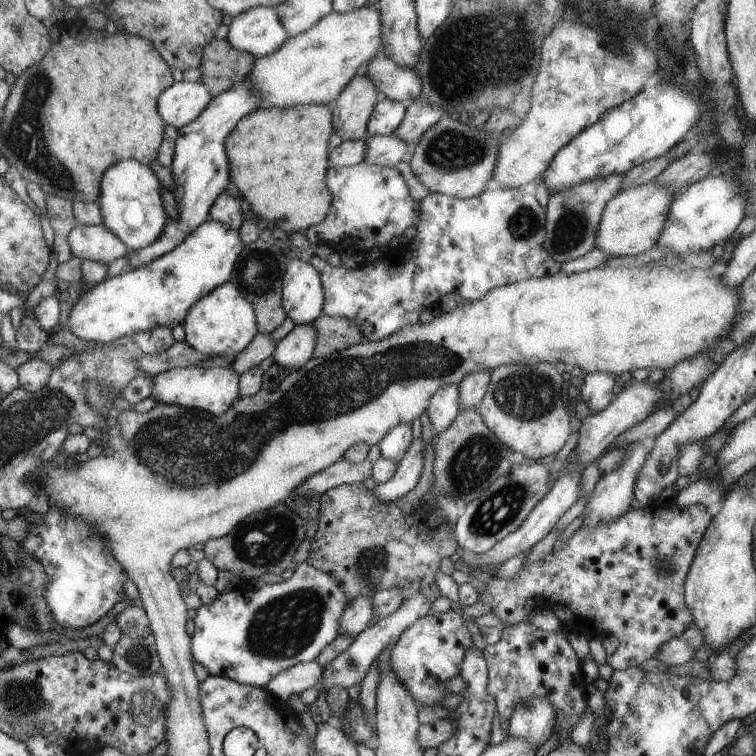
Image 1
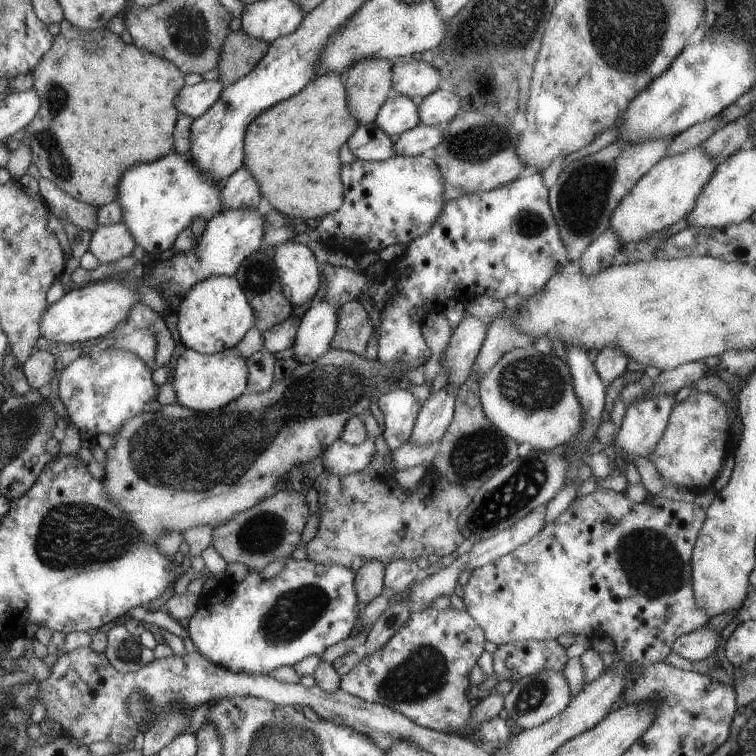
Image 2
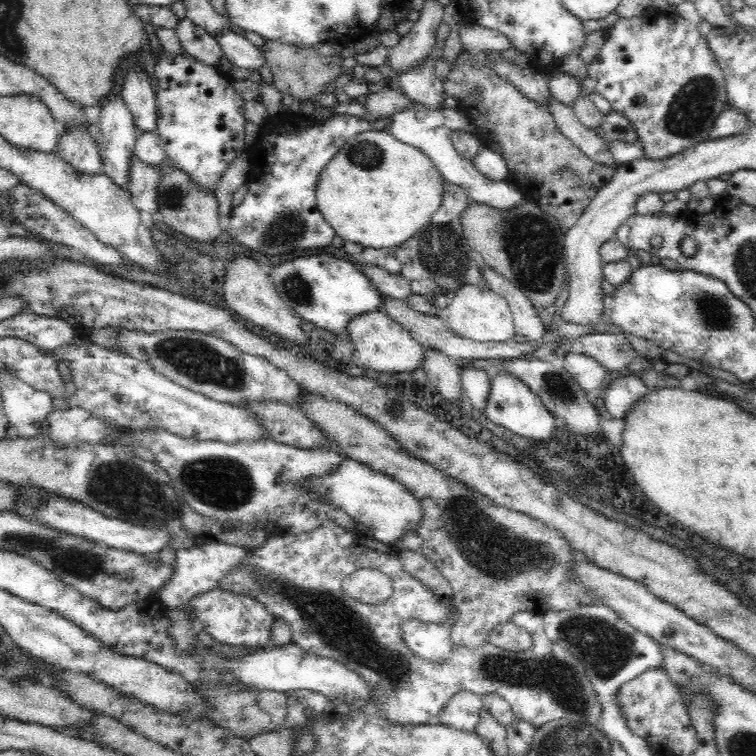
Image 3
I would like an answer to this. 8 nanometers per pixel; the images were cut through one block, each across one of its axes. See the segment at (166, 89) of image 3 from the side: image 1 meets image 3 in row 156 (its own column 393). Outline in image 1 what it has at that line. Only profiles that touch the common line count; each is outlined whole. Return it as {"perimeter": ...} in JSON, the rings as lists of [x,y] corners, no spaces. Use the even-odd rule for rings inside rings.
{"perimeter":[[[365,162],[351,168],[329,168],[327,170],[327,188],[333,194],[331,210],[321,224],[307,228],[303,234],[313,246],[329,246],[333,252],[359,252],[367,254],[373,248],[381,248],[389,238],[405,232],[411,224],[419,222],[417,202],[409,198],[409,188],[403,180],[403,174],[395,168],[377,168],[367,166]]]}

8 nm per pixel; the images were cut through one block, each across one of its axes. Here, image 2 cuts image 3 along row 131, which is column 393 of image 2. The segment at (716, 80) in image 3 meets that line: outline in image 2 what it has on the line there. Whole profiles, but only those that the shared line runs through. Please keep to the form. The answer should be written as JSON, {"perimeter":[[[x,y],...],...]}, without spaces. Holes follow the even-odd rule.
{"perimeter":[[[427,606],[409,616],[409,620],[389,638],[389,642],[371,656],[361,658],[345,676],[339,688],[369,704],[387,706],[397,714],[407,716],[421,728],[467,738],[481,750],[495,754],[495,750],[509,744],[513,738],[511,722],[505,714],[497,714],[481,724],[473,724],[473,708],[469,708],[469,672],[477,664],[485,632],[465,612],[455,608],[435,610]]]}

